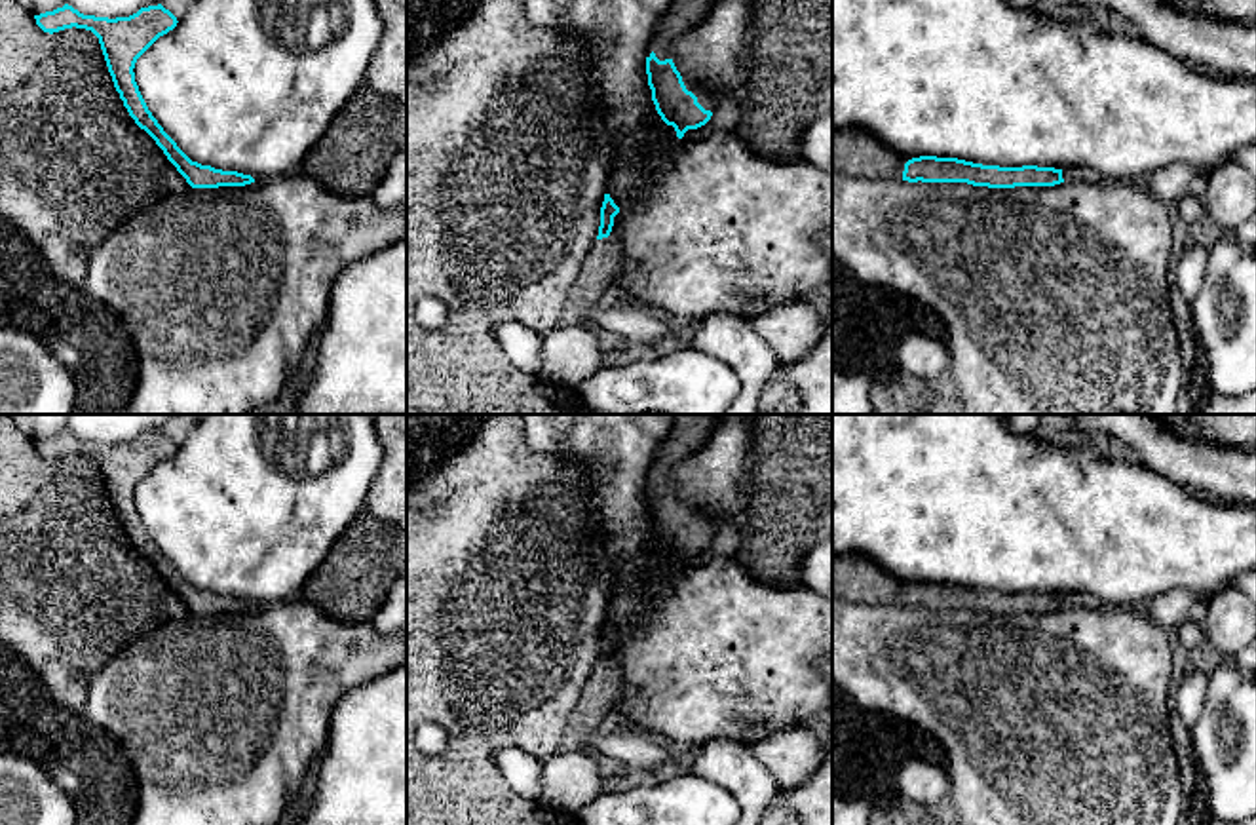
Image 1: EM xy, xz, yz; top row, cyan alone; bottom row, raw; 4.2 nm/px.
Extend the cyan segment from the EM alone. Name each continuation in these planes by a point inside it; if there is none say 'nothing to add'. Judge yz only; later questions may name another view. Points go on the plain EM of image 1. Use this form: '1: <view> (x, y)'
1: yz (856, 576)

